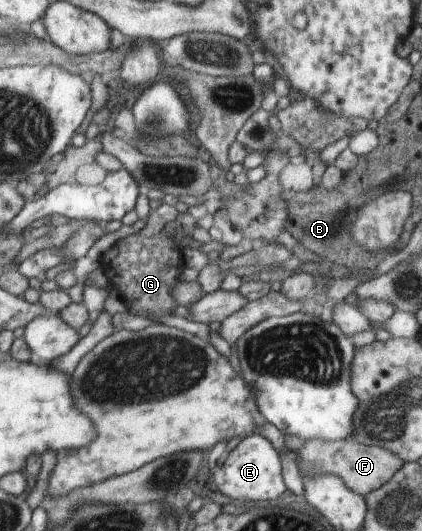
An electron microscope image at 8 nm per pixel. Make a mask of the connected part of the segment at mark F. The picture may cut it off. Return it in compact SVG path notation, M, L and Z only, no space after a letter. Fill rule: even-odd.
M306 439L302 447L291 455L303 478L336 475L350 491L362 496L385 485L404 465L404 461L398 459L392 451L378 446L365 446L353 440Z

